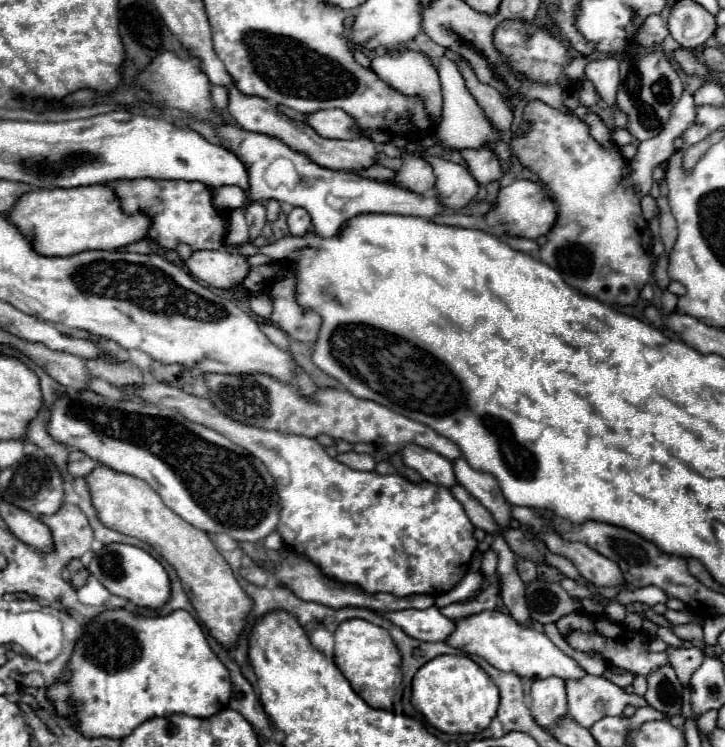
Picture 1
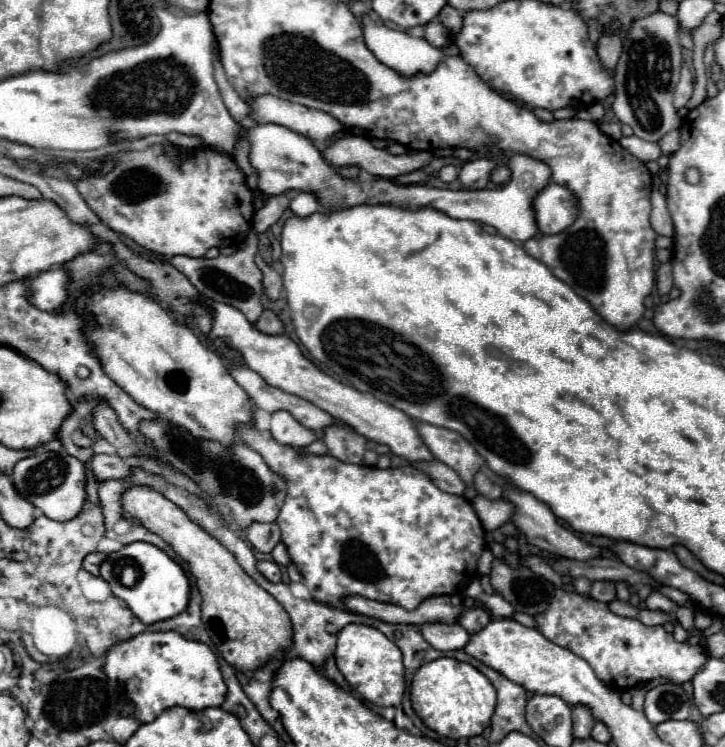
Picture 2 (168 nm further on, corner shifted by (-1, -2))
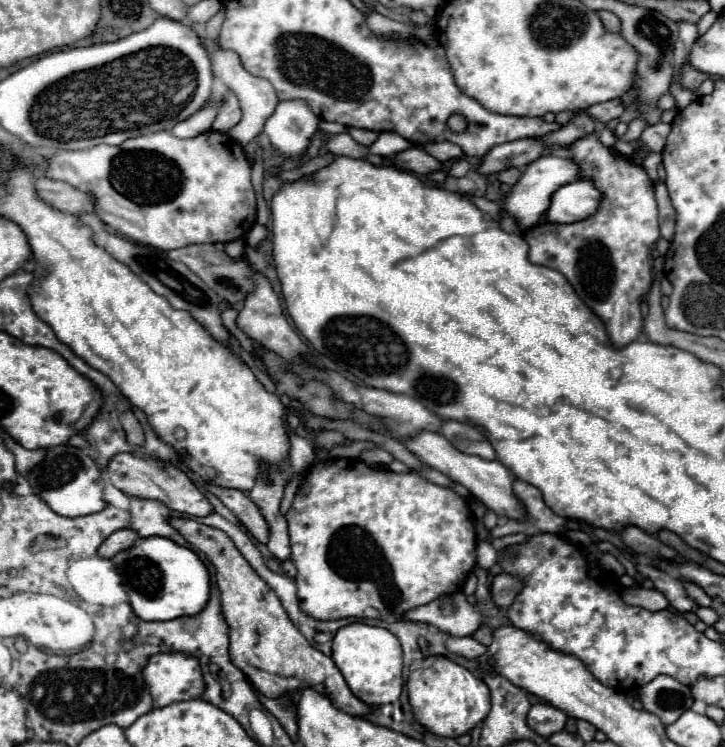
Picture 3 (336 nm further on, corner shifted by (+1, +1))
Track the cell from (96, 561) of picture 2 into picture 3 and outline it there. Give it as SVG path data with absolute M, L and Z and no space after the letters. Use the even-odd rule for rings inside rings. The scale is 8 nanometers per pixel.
M120 529L114 535L110 535L100 547L98 547L98 557L102 559L112 559L116 553L132 547L132 543L138 539L138 535L130 529Z

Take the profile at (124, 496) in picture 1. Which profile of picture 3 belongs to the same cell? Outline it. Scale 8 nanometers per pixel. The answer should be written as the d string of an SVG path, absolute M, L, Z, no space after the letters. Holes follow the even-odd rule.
M170 517L170 525L188 543L192 543L198 553L204 553L204 559L214 567L216 587L220 589L222 615L230 629L230 661L252 681L252 685L262 695L280 697L288 689L312 685L316 691L324 693L338 709L350 715L364 715L370 711L370 707L356 699L346 687L346 681L334 661L314 649L294 627L276 593L246 563L246 559L240 555L224 531L192 521L188 517Z

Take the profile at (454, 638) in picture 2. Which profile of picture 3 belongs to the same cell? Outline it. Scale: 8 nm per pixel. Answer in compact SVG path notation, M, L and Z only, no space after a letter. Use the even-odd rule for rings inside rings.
M466 635L466 637L446 637L444 641L444 647L450 651L450 653L456 653L456 655L462 655L466 659L474 659L480 663L480 657L486 655L486 647L482 643L478 643L474 637Z

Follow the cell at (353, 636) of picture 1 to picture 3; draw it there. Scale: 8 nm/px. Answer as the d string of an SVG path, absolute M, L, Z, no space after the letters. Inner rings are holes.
M350 623L342 629L338 629L338 633L334 635L332 641L332 659L336 663L336 667L340 669L340 673L344 675L350 691L364 703L368 705L386 705L386 703L394 703L398 701L404 687L404 679L402 679L402 649L400 643L396 639L396 635L390 635L388 629L382 627L372 627L366 623Z

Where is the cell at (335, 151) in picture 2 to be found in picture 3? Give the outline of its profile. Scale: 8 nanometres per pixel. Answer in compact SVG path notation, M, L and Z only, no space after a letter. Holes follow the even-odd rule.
M412 145L410 149L394 155L392 163L398 169L418 173L418 175L426 175L426 173L432 173L436 169L442 169L440 161L436 161L432 155L428 155L422 147L416 147L416 145Z

